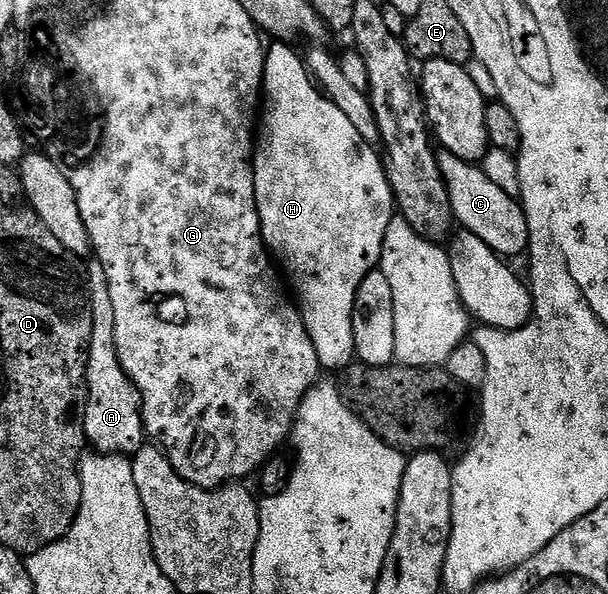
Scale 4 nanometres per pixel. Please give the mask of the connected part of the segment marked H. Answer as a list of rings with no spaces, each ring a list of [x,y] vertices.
[[[275,43],[263,58],[261,132],[253,154],[259,232],[270,256],[276,262],[283,261],[291,276],[290,288],[293,293],[295,288],[299,314],[309,331],[309,339],[313,339],[320,366],[324,370],[342,371],[356,360],[353,303],[357,287],[361,287],[365,275],[380,268],[385,231],[389,231],[389,223],[397,216],[397,206],[376,146],[357,135],[357,127],[321,92],[304,58],[291,48],[287,43]]]

